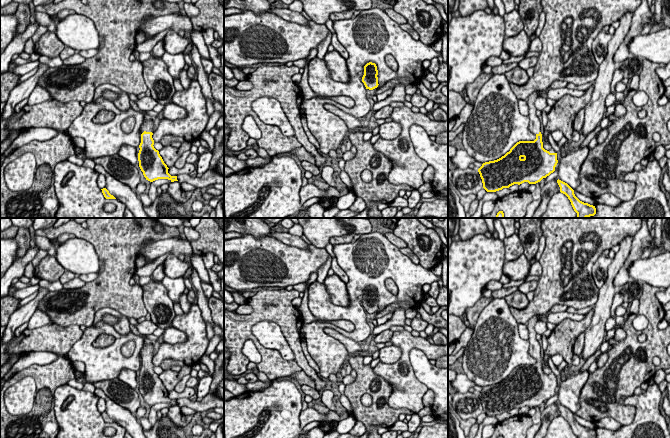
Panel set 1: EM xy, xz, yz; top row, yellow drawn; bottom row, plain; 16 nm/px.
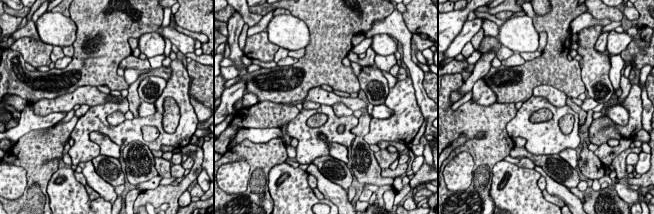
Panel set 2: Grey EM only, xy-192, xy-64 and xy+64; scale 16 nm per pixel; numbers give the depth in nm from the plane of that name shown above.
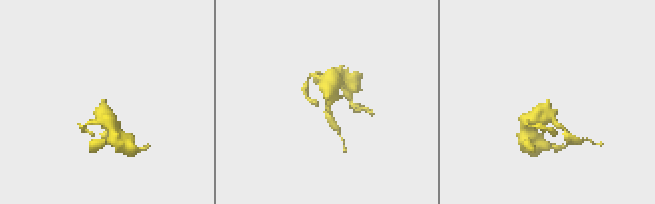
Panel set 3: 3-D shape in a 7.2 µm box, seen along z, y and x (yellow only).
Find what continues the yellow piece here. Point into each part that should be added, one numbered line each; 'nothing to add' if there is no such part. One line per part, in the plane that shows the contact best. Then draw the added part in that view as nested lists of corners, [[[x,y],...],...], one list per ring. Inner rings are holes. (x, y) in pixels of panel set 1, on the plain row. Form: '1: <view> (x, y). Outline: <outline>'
1: xy (148, 350). Outline: [[[152,344],[144,345],[144,347],[140,351],[140,357],[142,358],[144,355],[146,356],[154,356],[155,355],[154,346]]]

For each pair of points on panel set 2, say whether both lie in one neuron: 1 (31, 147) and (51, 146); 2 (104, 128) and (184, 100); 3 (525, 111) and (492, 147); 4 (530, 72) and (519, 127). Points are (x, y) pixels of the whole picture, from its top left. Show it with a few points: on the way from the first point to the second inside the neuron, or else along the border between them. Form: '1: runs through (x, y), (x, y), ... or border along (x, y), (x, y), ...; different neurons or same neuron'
1: runs through (36, 147), (46, 146); same neuron
2: runs through (127, 130), (151, 120), (161, 99); same neuron
3: border along (517, 111), (507, 124), (507, 134), (510, 137); different neurons
4: border along (532, 94), (523, 102); different neurons

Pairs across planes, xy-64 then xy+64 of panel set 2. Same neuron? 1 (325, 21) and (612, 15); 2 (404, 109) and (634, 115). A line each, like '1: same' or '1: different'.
1: different
2: same

